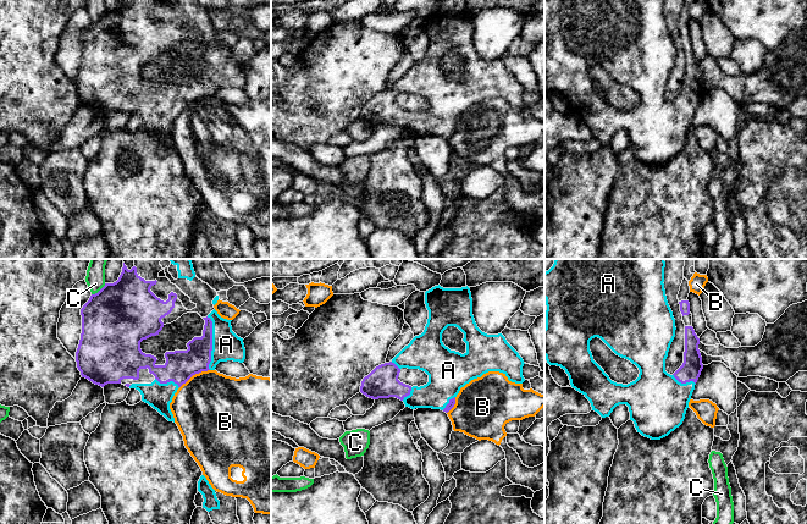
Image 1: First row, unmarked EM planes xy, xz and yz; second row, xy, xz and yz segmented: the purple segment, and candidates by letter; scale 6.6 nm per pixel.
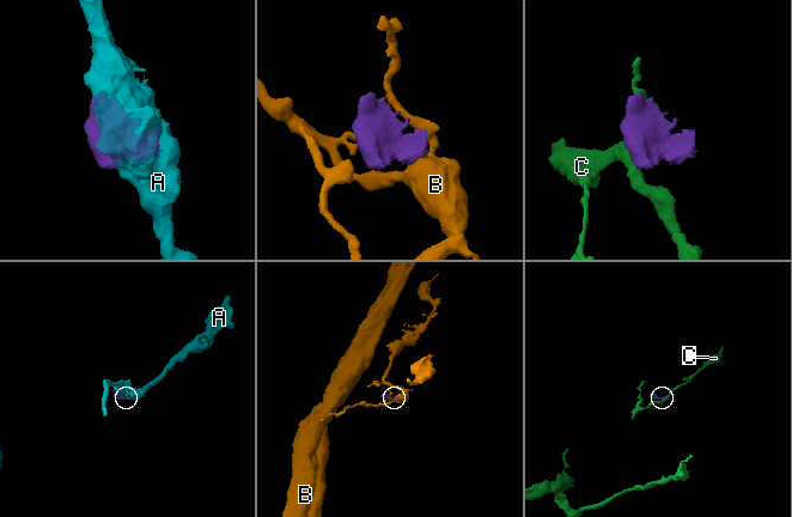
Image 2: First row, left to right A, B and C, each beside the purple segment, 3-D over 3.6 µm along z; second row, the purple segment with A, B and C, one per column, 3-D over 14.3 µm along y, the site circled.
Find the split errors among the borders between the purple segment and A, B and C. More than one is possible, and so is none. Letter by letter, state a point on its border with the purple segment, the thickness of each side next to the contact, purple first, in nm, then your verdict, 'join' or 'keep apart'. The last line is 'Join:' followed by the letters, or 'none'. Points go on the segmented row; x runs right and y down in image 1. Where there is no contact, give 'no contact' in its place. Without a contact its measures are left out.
A: meets purple in xy at (211, 342); 190 nm thick on the purple side, 190 nm on the other; join
B: meets purple in xy at (194, 374); 200 nm thick on the purple side, 480 nm on the other; keep apart
C: meets purple in xy at (99, 291); 440 nm thick on the purple side, 130 nm on the other; keep apart
Join: A

